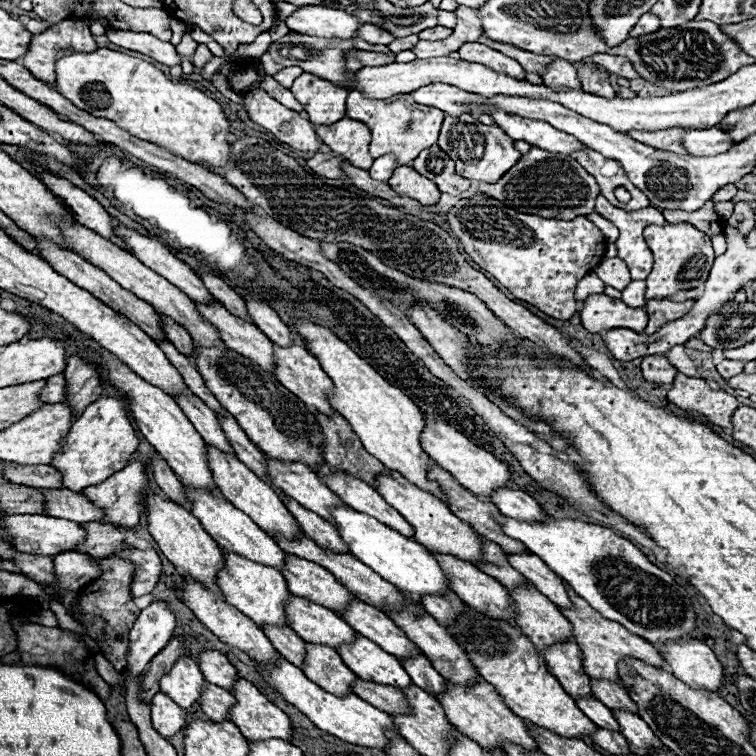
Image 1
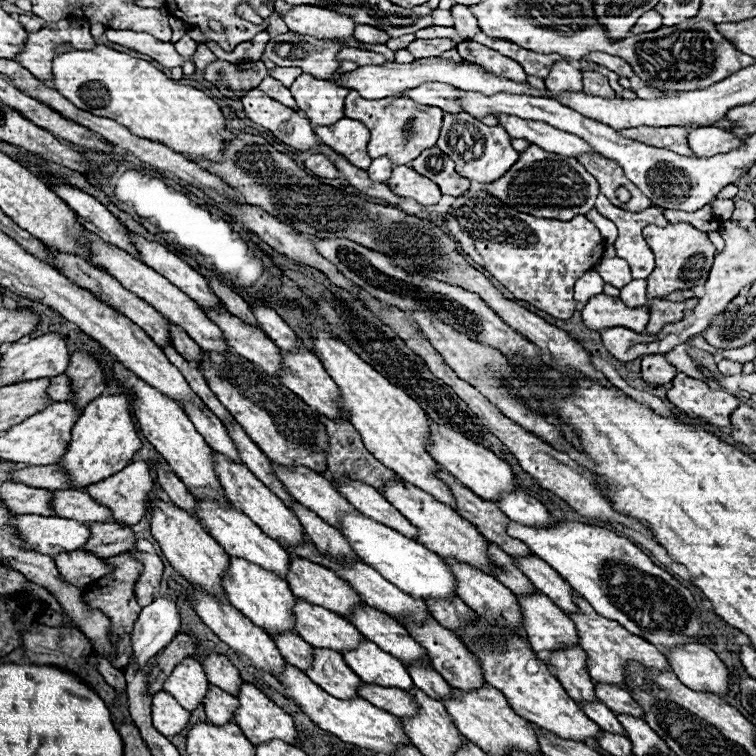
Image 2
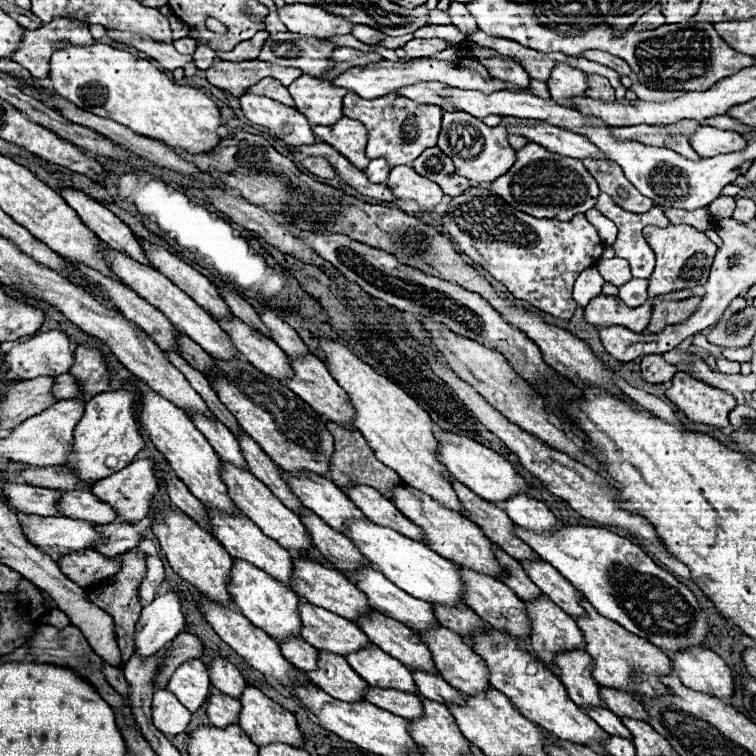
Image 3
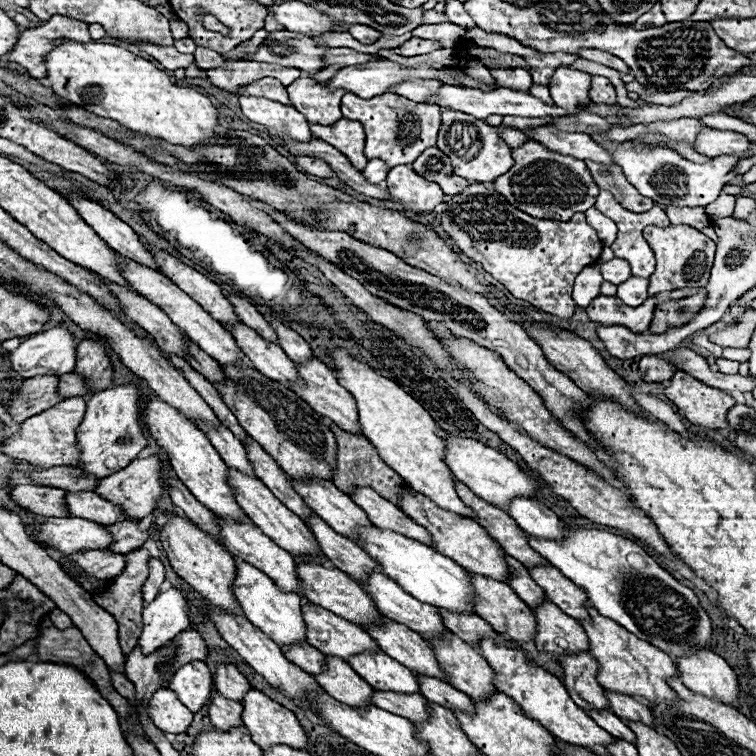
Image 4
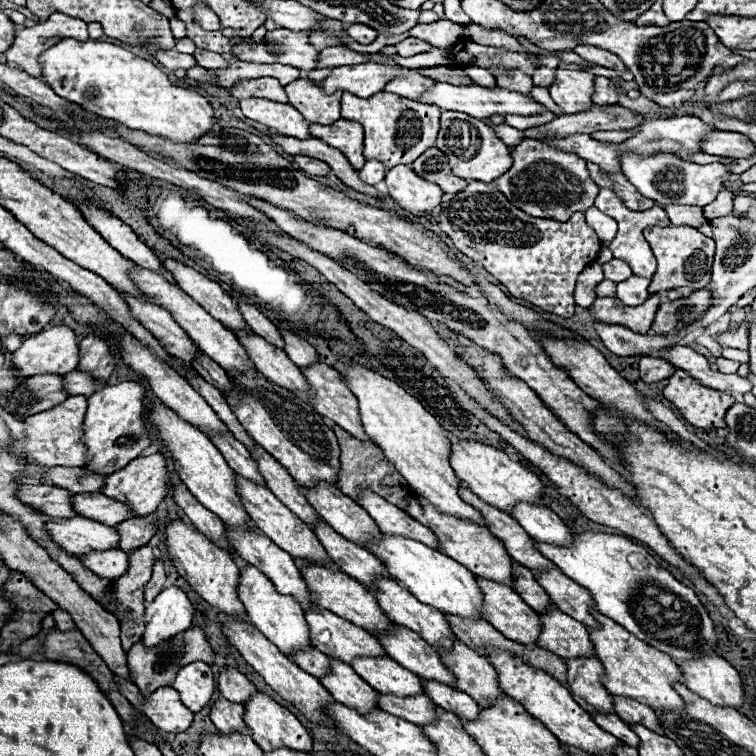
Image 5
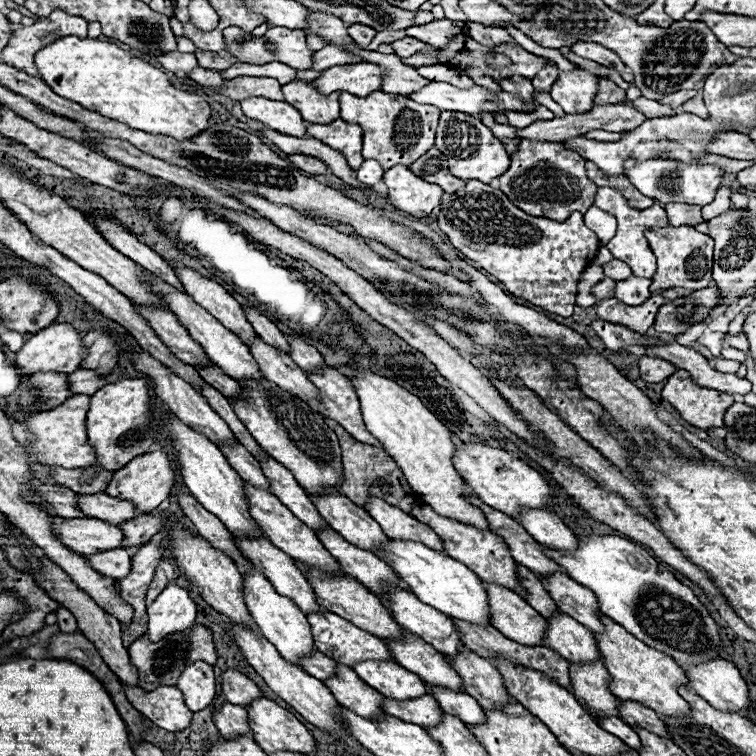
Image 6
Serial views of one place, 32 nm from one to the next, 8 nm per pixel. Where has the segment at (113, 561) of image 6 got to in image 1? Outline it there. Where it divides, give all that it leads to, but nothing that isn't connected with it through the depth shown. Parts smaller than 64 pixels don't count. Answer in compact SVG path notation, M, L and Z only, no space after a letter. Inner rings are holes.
M64 552L54 556L54 570L62 588L80 590L102 574L100 564L84 552Z

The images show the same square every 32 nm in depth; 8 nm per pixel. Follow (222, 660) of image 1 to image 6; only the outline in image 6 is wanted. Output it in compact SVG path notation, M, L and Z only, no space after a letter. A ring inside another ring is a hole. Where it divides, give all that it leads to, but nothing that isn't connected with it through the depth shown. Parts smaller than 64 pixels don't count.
M226 670L220 676L220 684L222 684L222 696L238 706L248 706L252 704L256 698L262 698L262 690L244 674L236 672L236 670Z

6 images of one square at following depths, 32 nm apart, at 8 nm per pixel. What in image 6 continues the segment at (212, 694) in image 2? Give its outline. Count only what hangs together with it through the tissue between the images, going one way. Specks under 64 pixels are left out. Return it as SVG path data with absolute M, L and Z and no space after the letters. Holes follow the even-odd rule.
M224 702L218 712L212 714L216 728L220 734L228 740L238 738L238 736L250 736L252 728L248 722L248 710L230 702Z

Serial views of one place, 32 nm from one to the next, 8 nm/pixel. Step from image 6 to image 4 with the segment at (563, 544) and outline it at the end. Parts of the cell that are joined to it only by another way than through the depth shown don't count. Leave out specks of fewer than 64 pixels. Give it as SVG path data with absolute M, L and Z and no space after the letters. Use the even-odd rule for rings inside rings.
M514 500L508 514L518 522L524 532L536 538L556 542L566 538L566 528L560 524L560 518L536 500Z

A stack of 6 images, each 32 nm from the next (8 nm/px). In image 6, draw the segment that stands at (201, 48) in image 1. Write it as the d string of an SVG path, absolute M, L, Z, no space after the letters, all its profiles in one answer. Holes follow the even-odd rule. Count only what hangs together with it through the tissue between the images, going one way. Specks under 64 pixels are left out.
M196 50L194 54L196 54L196 58L200 60L200 66L204 66L204 68L212 68L212 70L226 70L226 68L230 68L230 66L236 62L236 58L230 56L230 60L228 60L228 58L224 58L222 54L218 54L218 52Z

